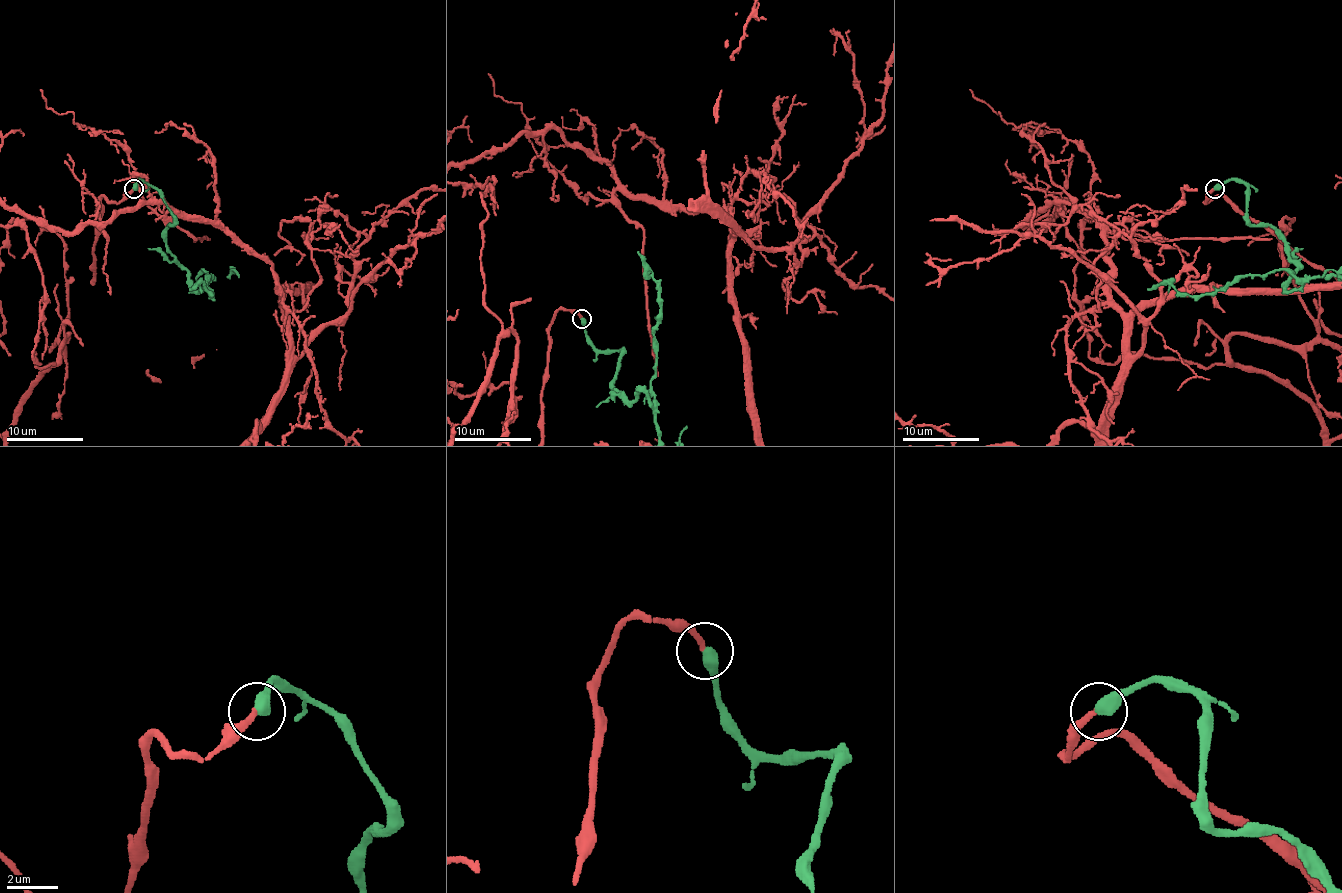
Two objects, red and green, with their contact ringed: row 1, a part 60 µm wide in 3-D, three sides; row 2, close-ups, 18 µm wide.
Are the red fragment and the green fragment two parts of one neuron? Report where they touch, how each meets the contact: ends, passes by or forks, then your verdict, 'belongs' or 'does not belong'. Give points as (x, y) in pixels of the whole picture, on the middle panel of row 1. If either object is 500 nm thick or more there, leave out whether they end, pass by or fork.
(581, 319) | belongs

